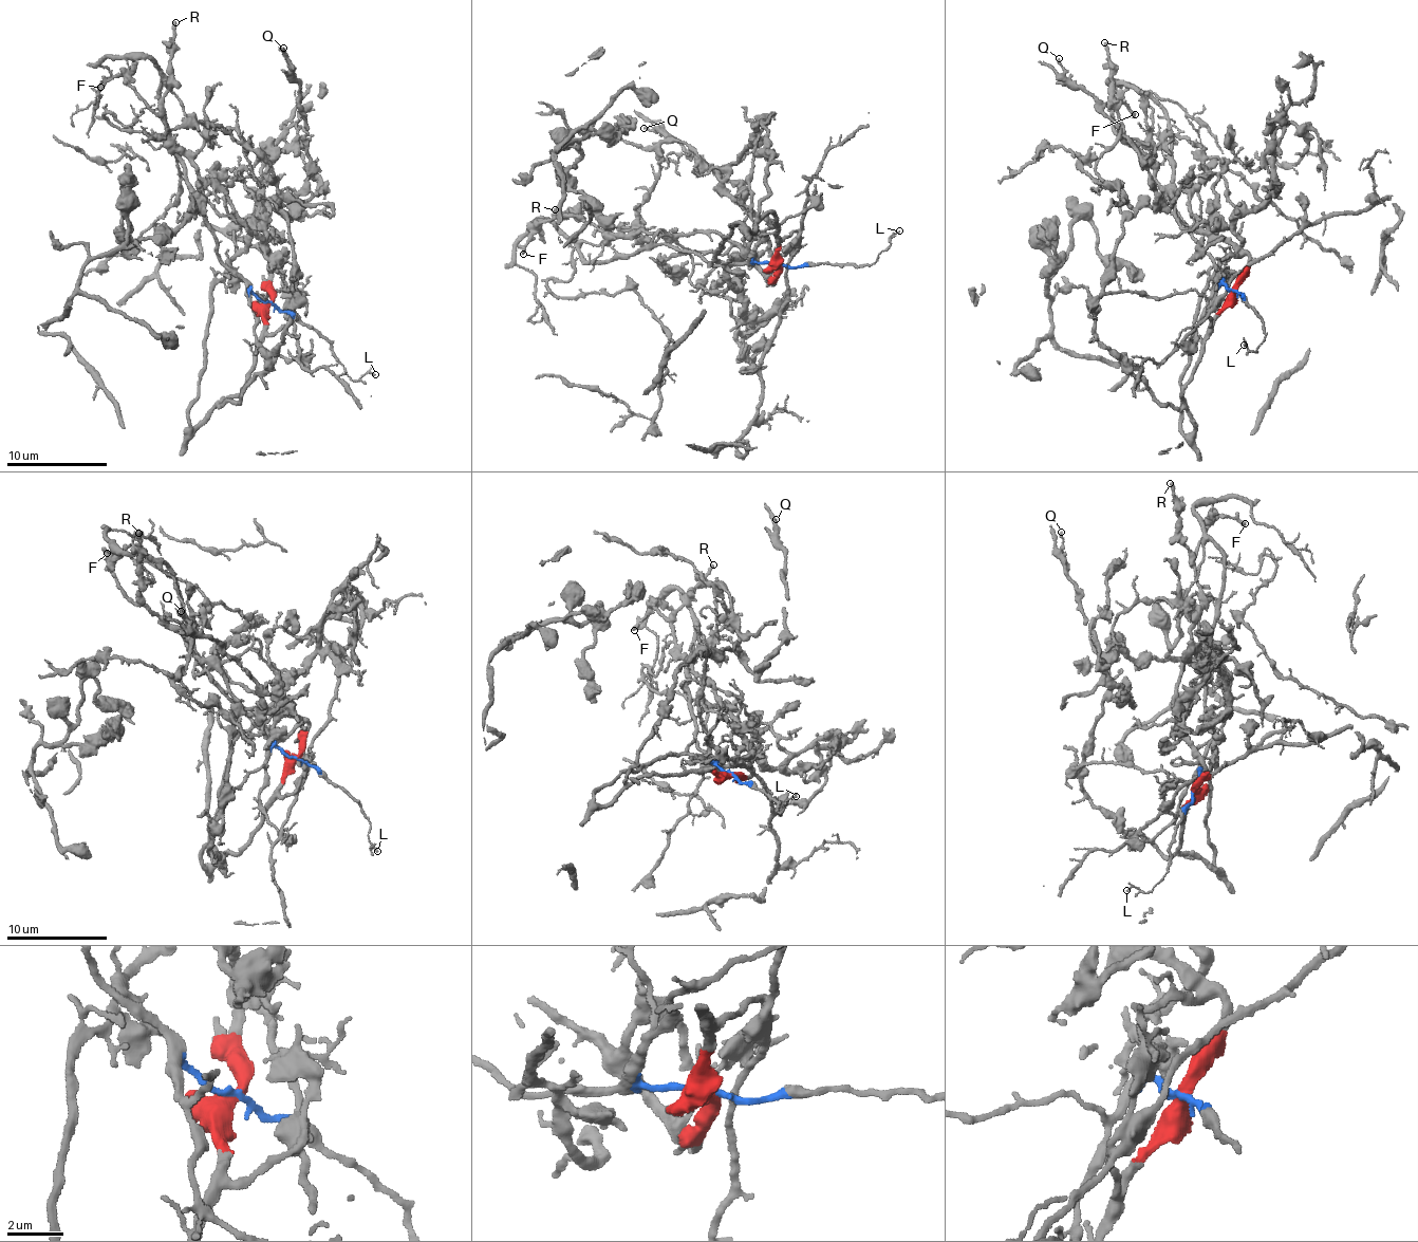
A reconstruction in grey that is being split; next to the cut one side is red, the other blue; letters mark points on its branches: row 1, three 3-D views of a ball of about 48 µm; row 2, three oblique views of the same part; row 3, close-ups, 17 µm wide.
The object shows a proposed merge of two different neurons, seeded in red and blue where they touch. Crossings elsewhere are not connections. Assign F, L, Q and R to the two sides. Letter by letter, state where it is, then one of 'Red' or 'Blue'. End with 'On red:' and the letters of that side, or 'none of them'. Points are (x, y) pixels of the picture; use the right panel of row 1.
F: Place: (1135, 114). Red
L: Place: (1244, 345). Blue
Q: Place: (1059, 58). Red
R: Place: (1104, 42). Red
On red: F, Q, R

